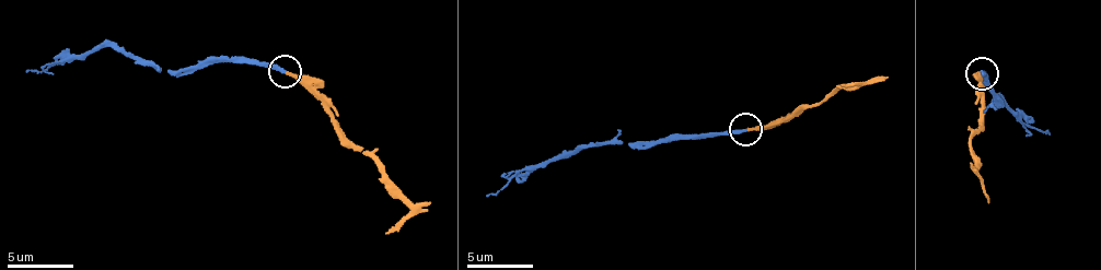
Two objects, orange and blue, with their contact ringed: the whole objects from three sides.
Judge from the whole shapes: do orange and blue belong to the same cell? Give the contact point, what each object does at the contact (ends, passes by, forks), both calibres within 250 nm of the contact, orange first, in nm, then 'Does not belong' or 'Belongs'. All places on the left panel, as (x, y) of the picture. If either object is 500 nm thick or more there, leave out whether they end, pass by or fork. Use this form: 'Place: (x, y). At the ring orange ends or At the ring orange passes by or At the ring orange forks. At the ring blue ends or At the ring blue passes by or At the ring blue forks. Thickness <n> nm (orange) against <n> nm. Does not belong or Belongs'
Place: (285, 71). At the ring orange ends. At the ring blue ends. Thickness 240 nm (orange) against 260 nm. Belongs

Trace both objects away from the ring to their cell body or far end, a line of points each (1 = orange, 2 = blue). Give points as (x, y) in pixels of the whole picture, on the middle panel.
1: (746, 129), (781, 121), (790, 114), (820, 104), (838, 84), (867, 81), (839, 83)
2: (746, 129), (632, 143), (599, 142), (572, 152), (559, 152), (487, 197)

